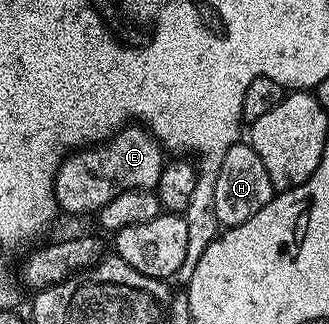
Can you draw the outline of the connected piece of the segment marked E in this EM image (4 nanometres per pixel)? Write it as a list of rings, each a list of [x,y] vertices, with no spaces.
[[[125,125],[113,134],[112,138],[91,147],[77,149],[65,159],[56,174],[56,206],[61,212],[69,211],[69,216],[80,217],[87,211],[98,213],[106,201],[114,201],[118,193],[127,191],[155,191],[158,177],[162,177],[162,169],[166,162],[165,148],[153,137],[143,125]]]

